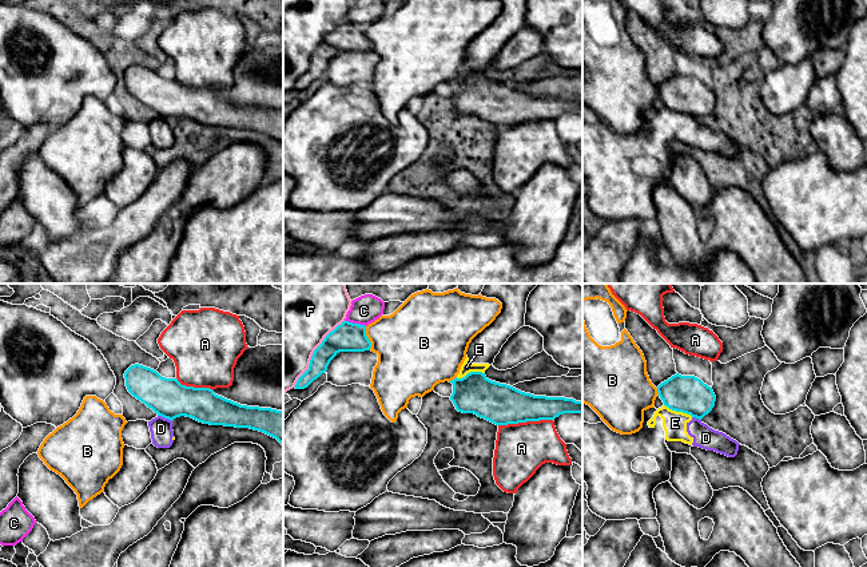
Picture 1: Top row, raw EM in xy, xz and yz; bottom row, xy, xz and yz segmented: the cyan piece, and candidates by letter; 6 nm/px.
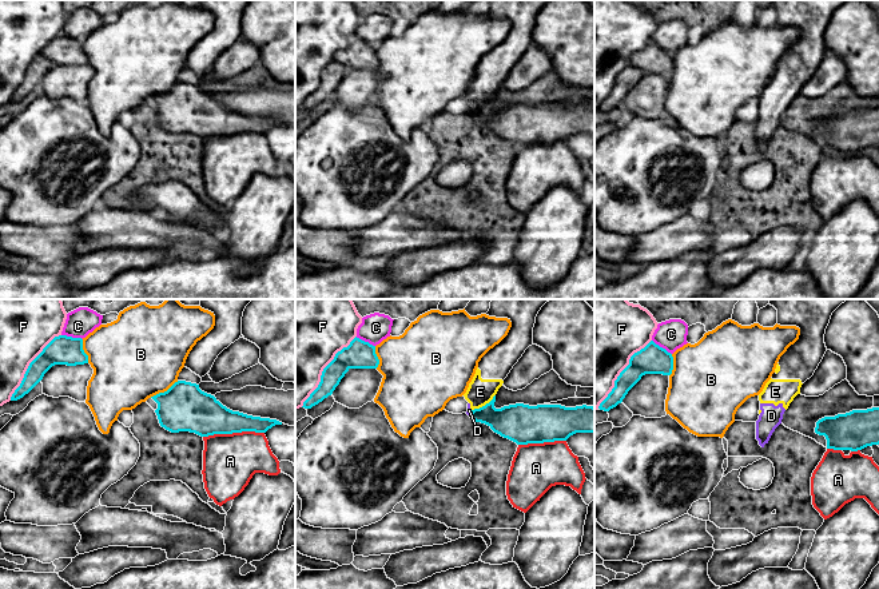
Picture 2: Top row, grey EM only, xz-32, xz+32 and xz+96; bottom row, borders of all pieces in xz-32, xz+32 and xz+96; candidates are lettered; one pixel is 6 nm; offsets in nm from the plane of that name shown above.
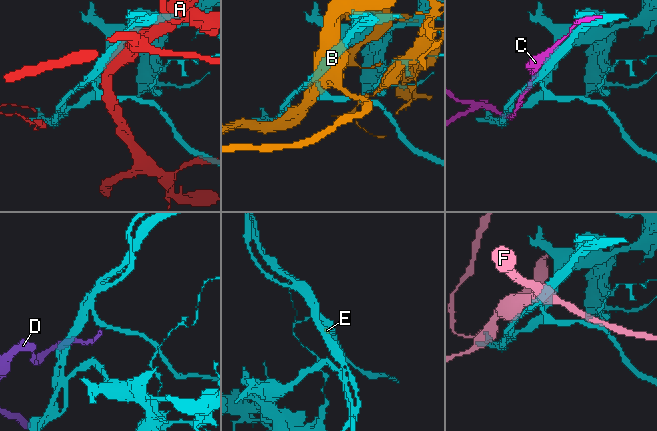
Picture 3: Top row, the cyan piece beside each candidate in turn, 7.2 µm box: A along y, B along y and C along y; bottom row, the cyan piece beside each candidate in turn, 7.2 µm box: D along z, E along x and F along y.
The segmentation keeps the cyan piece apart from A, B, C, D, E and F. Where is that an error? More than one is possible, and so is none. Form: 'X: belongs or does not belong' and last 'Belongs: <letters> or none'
A: does not belong
B: does not belong
C: belongs
D: does not belong
E: does not belong
F: does not belong
Belongs: C

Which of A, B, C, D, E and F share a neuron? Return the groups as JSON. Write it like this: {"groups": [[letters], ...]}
{"groups": [["A"], ["B"], ["C"], ["D", "E"], ["F"]]}

